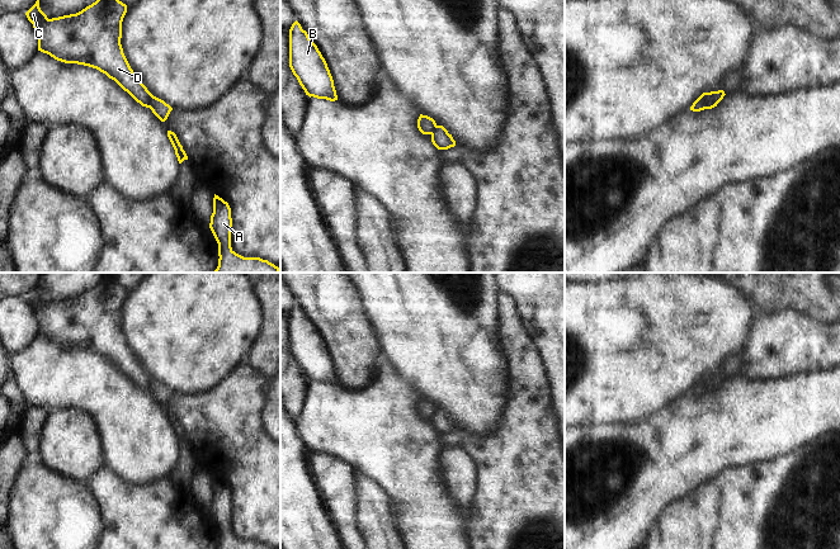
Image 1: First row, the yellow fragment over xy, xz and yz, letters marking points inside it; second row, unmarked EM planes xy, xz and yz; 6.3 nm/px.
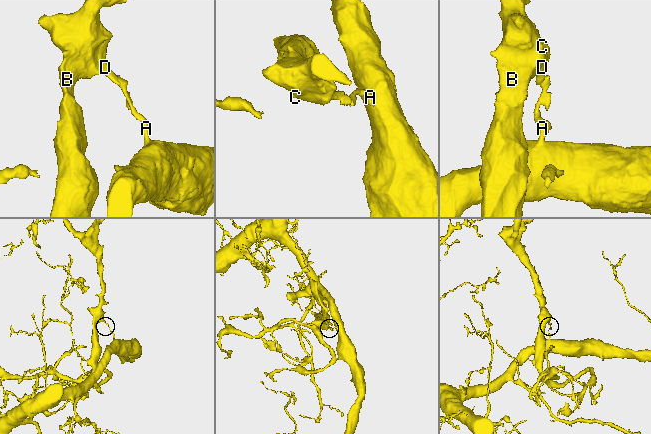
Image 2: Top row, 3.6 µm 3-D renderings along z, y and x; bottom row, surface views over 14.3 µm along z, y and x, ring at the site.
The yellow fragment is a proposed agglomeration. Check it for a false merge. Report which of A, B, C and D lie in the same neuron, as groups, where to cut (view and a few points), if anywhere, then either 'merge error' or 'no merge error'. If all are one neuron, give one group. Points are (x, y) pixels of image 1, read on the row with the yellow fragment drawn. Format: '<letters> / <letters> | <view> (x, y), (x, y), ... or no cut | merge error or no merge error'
A / B C D | yz (709, 93), (704, 99), (704, 108) | merge error

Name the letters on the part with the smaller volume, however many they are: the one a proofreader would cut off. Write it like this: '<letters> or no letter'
B, C, D

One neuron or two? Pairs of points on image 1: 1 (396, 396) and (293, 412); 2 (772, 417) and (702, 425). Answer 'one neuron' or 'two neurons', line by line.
1: two neurons
2: one neuron

